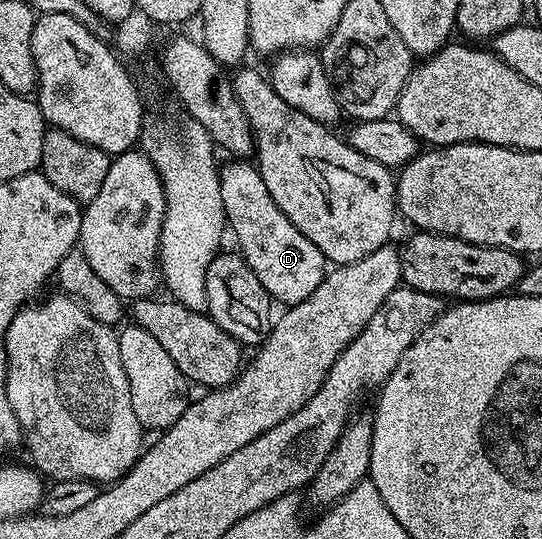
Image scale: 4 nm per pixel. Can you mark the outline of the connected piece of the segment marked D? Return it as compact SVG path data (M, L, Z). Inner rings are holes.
M230 159L227 162L220 169L220 199L224 199L226 223L229 232L234 232L238 240L237 248L243 259L277 304L279 301L282 307L289 307L308 299L328 272L326 257L320 247L276 207L272 195L268 195L268 187L264 187L264 179L249 160Z

